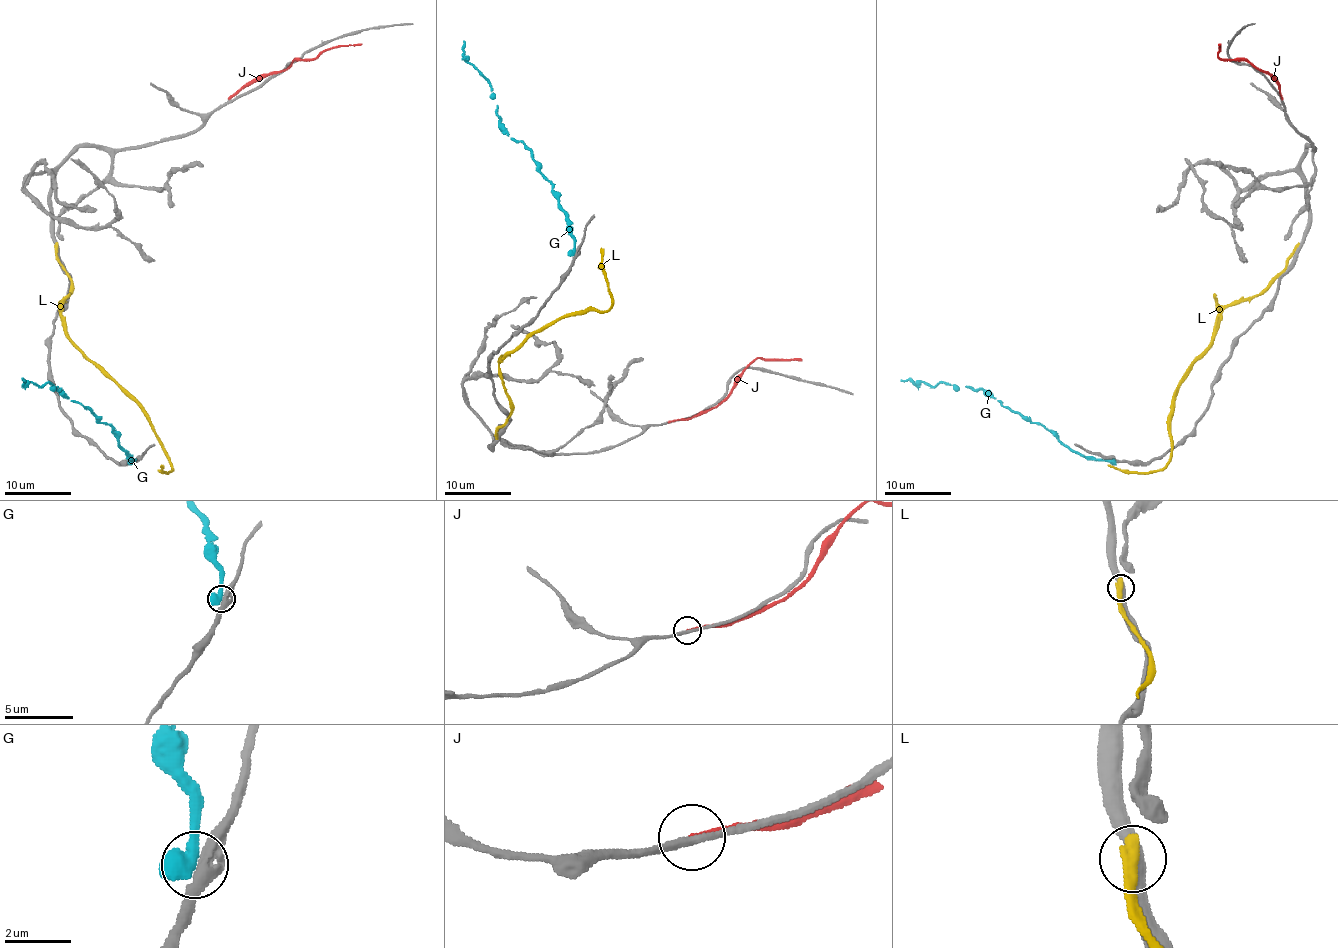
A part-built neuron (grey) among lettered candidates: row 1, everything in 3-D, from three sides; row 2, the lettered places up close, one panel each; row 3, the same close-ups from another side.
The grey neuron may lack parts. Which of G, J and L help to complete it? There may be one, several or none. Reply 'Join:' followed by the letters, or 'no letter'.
Join: no letter

